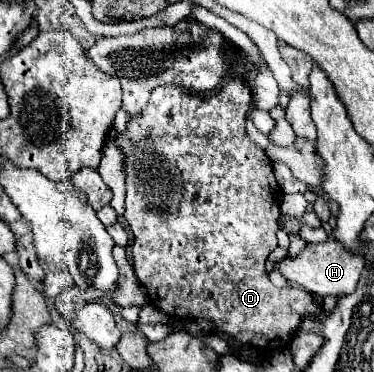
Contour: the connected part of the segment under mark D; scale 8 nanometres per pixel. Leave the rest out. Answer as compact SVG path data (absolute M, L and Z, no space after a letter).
M231 77L223 83L223 87L211 95L197 95L197 93L189 93L183 91L177 85L163 85L163 87L155 87L155 91L151 91L151 97L147 101L147 107L143 109L141 115L135 115L127 121L125 133L115 137L115 147L125 155L123 167L125 167L125 219L135 235L133 241L133 261L135 261L135 275L137 279L143 283L143 287L147 289L149 301L153 307L161 309L165 315L169 315L171 319L197 319L197 317L205 317L211 319L215 323L217 331L223 331L225 335L235 337L239 343L249 343L255 347L265 349L265 343L271 343L273 347L285 347L295 329L301 325L303 317L307 315L317 315L321 309L319 305L313 301L313 297L299 287L285 287L285 289L277 289L275 285L271 285L269 275L265 273L265 261L269 257L269 253L277 247L277 229L279 229L279 205L283 199L283 191L279 189L275 175L273 175L273 167L269 157L263 153L263 149L259 149L247 135L245 129L245 119L247 119L247 109L253 101L253 93L251 87L239 79L239 77Z

